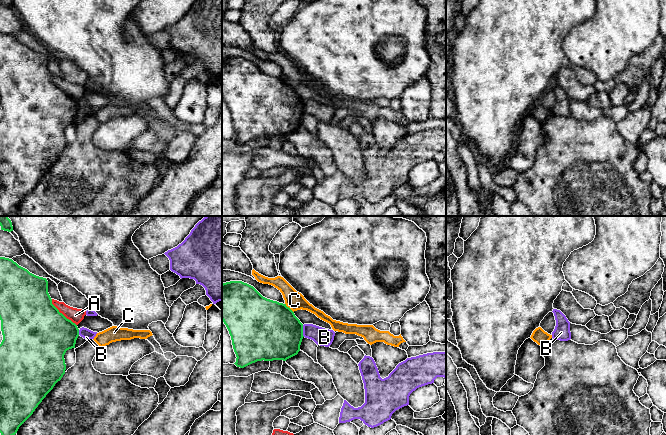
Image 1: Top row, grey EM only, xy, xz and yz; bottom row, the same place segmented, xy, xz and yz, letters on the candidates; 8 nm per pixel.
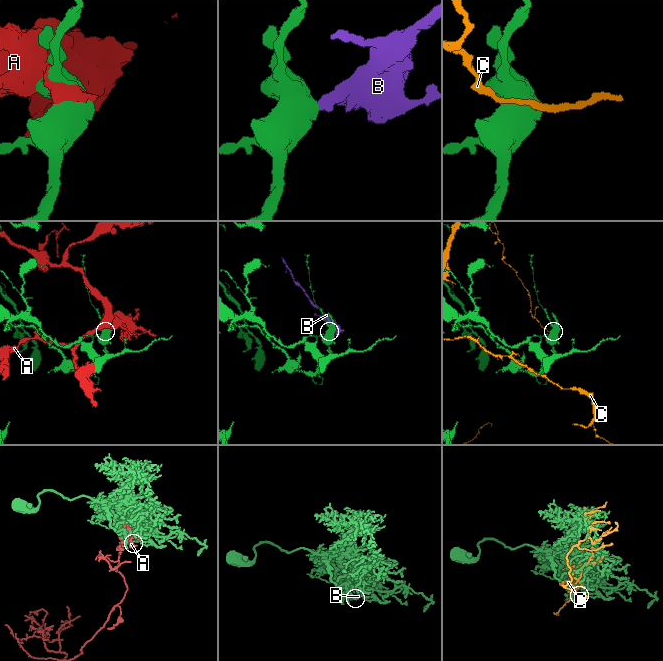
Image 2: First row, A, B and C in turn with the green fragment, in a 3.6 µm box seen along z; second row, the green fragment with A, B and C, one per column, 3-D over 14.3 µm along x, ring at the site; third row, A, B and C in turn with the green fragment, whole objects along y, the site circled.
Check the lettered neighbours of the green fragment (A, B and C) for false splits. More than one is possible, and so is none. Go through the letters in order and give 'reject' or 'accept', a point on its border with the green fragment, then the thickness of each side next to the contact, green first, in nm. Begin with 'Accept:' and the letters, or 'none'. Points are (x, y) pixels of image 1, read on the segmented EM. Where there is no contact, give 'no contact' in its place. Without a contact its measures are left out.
Accept: none
A: reject; meets green in xy at (61, 313); 500 nm thick on the green side, 110 nm on the other
B: reject; meets green in xz at (302, 331); 460 nm thick on the green side, 140 nm on the other
C: reject; meets green in xz at (289, 308); 480 nm thick on the green side, 150 nm on the other

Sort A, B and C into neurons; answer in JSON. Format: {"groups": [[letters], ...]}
{"groups": [["A"], ["B"], ["C"]]}

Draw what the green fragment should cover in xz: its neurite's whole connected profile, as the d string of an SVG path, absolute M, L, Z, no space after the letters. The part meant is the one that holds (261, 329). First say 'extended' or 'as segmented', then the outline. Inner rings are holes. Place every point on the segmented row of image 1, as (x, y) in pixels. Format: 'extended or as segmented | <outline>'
as segmented | M242 281L222 284L222 321L231 336L237 367L244 368L257 361L283 360L300 351L303 324L286 306L263 297L253 286Z

